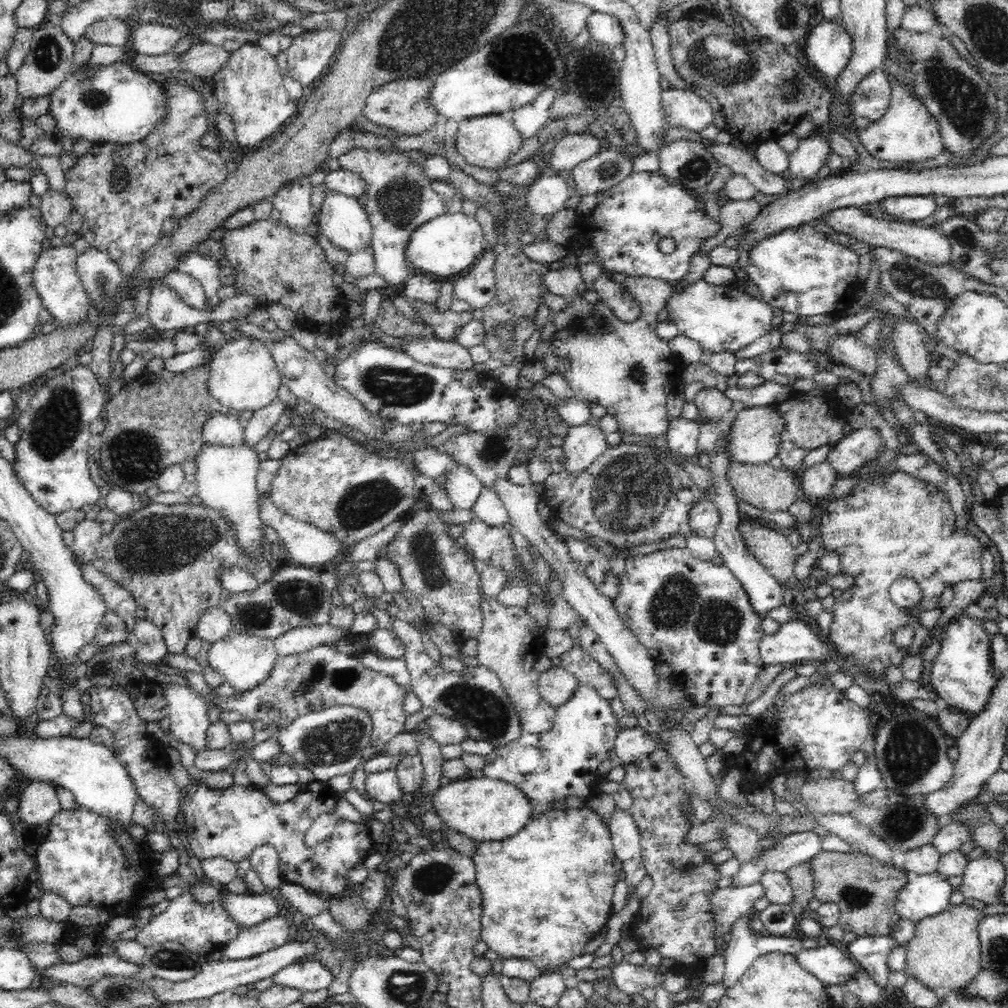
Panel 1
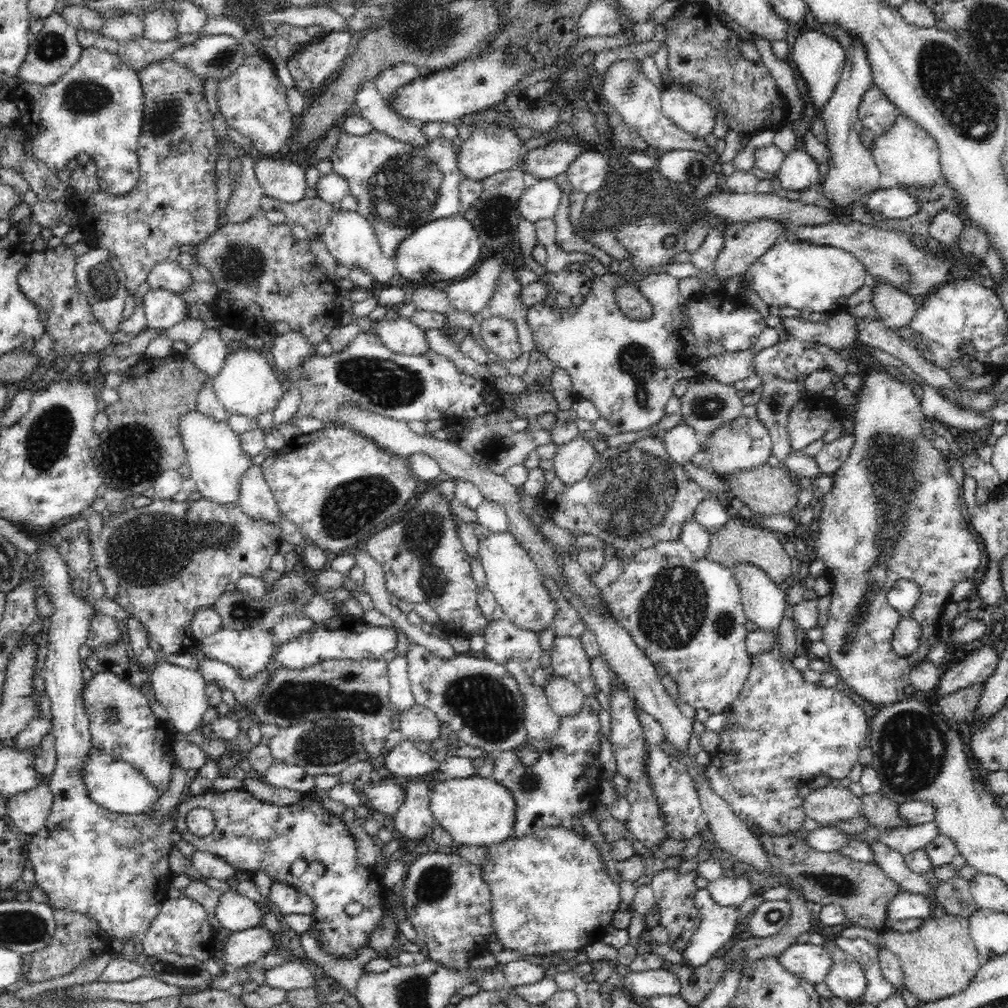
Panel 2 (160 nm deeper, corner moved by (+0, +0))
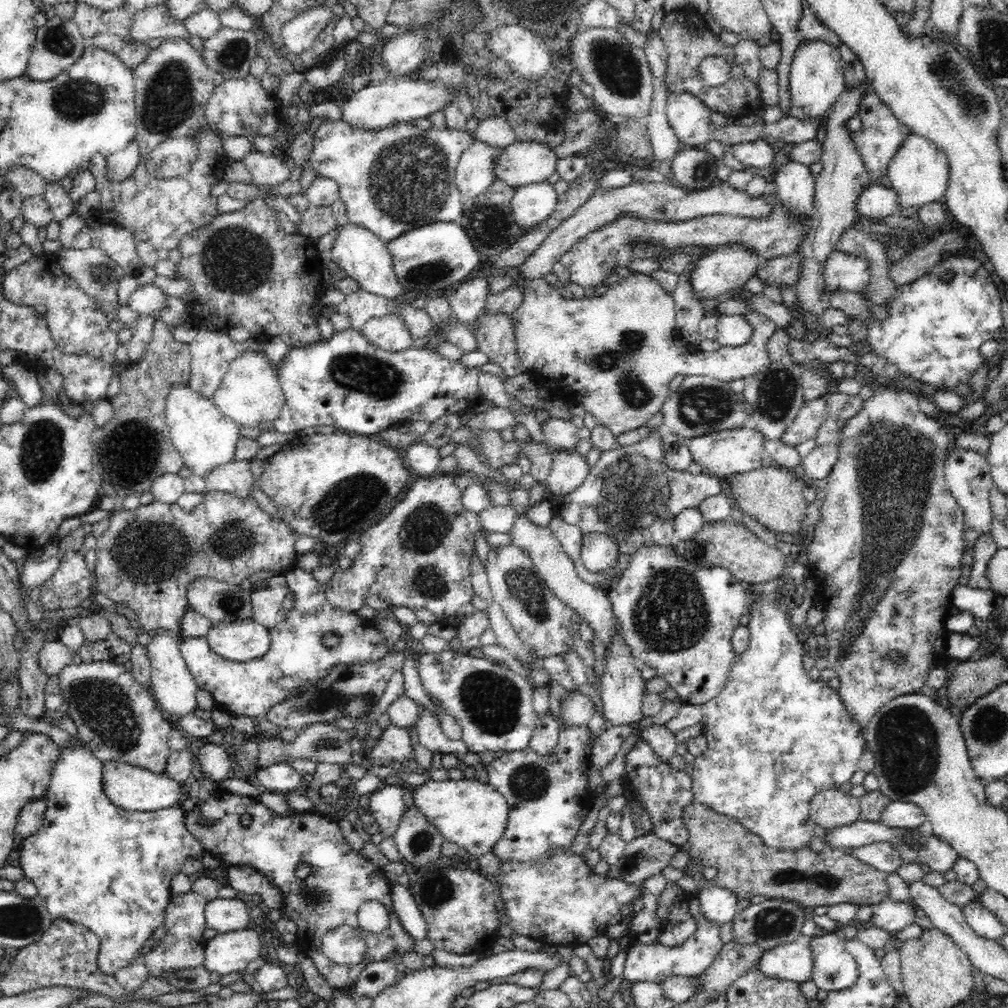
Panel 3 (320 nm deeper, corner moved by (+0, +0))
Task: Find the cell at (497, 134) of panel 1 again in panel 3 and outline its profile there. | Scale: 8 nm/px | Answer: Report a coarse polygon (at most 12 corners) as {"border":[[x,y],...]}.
{"border":[[474,140],[455,180],[463,199],[494,183],[498,148]]}

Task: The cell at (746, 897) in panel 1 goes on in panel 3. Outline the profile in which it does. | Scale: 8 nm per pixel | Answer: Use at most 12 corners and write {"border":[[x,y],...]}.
{"border":[[690,900],[697,930],[676,948],[630,939],[623,970],[631,983],[696,977],[723,947],[721,924]]}

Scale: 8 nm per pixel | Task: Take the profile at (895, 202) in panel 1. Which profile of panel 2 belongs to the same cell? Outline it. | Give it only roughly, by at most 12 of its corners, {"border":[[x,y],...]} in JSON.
{"border":[[897,185],[876,189],[864,201],[870,214],[908,218],[916,197]]}

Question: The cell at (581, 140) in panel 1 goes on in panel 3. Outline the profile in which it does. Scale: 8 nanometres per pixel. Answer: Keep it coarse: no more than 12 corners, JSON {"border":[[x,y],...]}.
{"border":[[516,141],[498,150],[494,179],[514,187],[556,172],[546,143]]}

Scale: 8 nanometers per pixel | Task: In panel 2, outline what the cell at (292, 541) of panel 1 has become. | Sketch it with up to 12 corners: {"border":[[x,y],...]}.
{"border":[[260,465],[240,483],[242,512],[280,527],[284,517]]}

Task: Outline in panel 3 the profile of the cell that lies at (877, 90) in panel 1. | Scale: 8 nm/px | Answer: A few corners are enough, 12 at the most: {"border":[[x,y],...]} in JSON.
{"border":[[872,91],[852,139],[875,178],[911,130]]}

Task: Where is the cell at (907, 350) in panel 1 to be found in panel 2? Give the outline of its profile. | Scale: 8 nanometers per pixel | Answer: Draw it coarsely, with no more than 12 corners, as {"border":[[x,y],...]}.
{"border":[[888,284],[874,285],[871,300],[890,331],[909,327],[914,297]]}

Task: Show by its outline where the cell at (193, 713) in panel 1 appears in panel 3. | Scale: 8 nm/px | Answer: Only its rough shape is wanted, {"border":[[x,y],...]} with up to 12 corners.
{"border":[[158,630],[146,644],[150,693],[168,717],[194,713],[197,682],[180,640]]}

